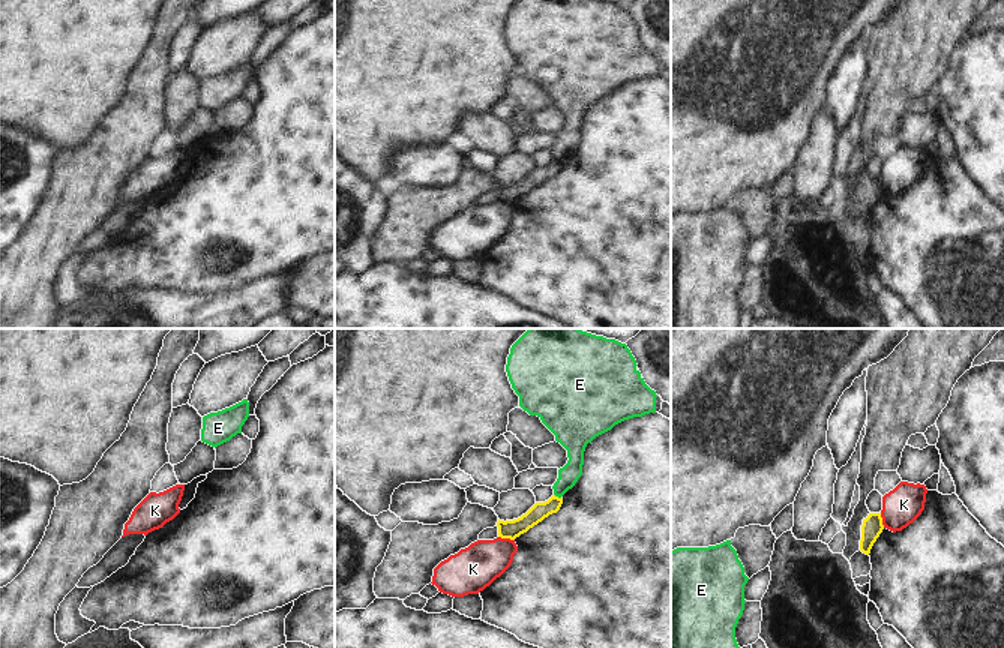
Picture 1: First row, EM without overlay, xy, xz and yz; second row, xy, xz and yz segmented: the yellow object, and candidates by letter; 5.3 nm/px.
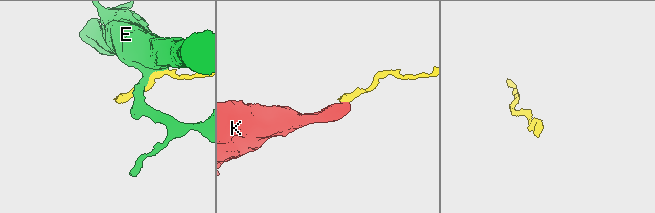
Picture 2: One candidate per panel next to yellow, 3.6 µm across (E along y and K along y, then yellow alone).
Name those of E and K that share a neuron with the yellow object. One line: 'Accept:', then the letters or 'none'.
Accept: none

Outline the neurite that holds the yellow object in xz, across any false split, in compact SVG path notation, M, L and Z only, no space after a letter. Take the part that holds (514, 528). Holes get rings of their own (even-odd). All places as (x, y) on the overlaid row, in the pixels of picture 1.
M552 495L545 502L536 502L525 514L513 520L500 520L492 508L467 502L458 519L438 525L423 525L419 522L401 522L392 531L392 542L383 562L377 567L374 578L374 592L378 598L405 600L411 594L419 594L432 582L434 568L450 555L468 548L479 540L479 534L486 528L498 528L498 537L515 540L530 528L557 513L563 498Z

